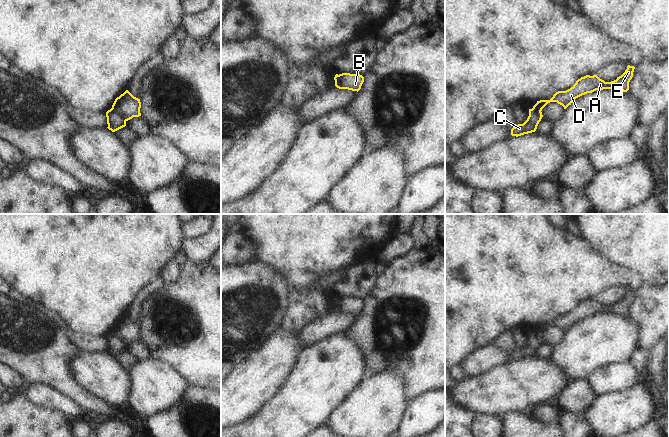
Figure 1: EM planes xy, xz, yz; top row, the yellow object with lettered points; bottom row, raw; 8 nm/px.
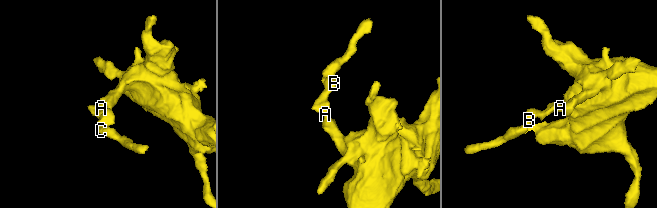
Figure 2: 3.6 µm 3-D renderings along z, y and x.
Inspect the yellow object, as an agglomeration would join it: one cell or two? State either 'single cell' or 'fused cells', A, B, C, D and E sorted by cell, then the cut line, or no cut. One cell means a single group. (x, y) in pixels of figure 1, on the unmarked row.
fused cells | A B D E / C | xy (111, 332), (126, 344)

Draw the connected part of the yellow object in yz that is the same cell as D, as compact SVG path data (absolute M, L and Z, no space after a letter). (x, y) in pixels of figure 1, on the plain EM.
M628 289L625 296L611 306L605 306L597 299L586 299L578 303L570 313L556 316L550 324L537 325L532 333L541 336L550 326L557 326L566 333L576 322L596 314L613 313L627 316L629 314L629 306L633 301L634 293L634 290Z

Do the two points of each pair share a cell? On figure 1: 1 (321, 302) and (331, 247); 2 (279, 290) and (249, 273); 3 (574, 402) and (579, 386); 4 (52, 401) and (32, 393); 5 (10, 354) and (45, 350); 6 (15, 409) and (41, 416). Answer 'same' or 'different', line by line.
1: same
2: same
3: same
4: same
5: same
6: same

